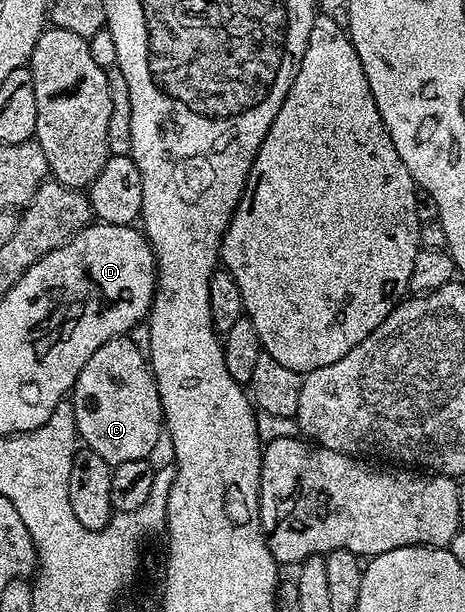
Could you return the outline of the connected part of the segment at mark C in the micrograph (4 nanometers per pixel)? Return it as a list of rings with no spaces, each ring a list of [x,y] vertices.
[[[132,337],[106,341],[86,361],[70,392],[70,402],[79,442],[113,465],[147,459],[158,437],[166,431],[156,379],[145,352]]]

